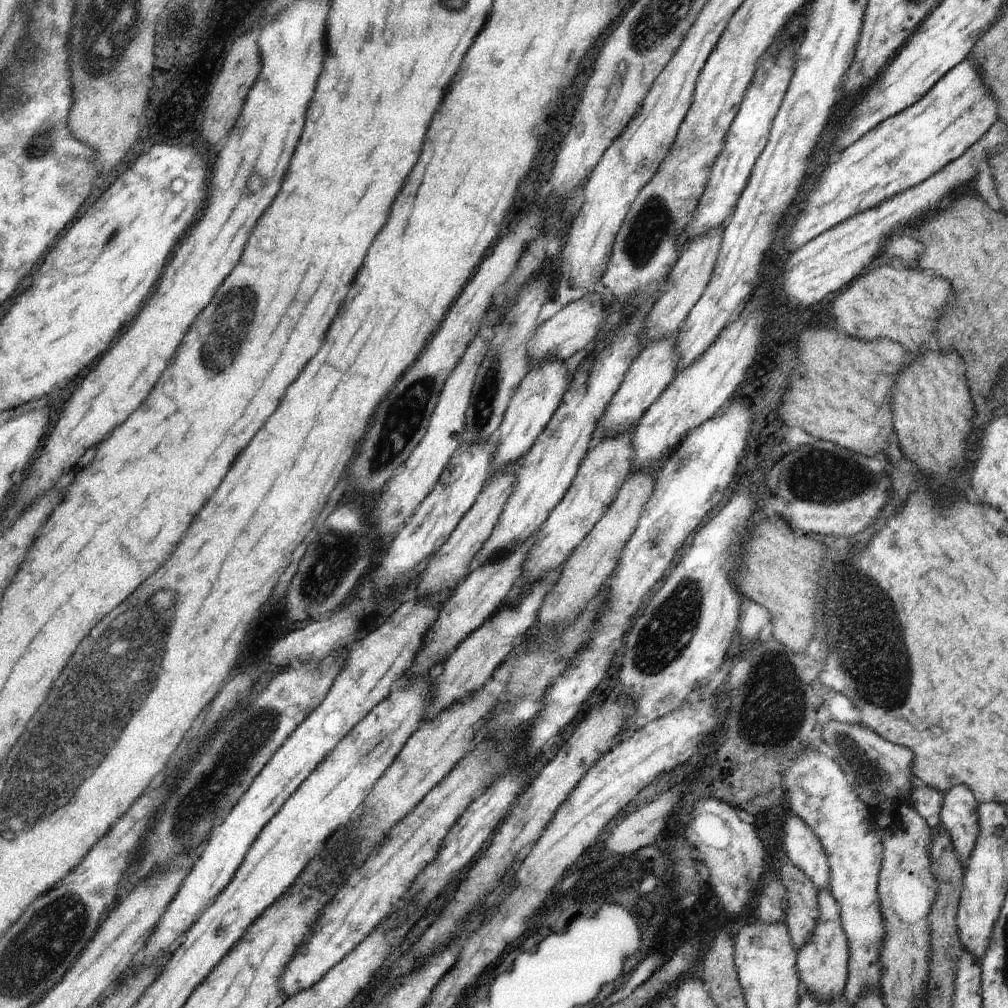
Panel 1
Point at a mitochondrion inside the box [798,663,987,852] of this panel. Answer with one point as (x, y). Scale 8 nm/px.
(869, 770)

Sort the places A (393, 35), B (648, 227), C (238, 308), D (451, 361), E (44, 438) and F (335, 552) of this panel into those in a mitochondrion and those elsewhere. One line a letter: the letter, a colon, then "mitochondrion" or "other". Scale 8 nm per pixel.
A: other
B: mitochondrion
C: mitochondrion
D: other
E: other
F: mitochondrion

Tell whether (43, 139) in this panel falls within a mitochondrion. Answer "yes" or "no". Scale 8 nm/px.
yes

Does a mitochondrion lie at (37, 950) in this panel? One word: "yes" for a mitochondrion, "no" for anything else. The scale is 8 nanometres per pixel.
yes

